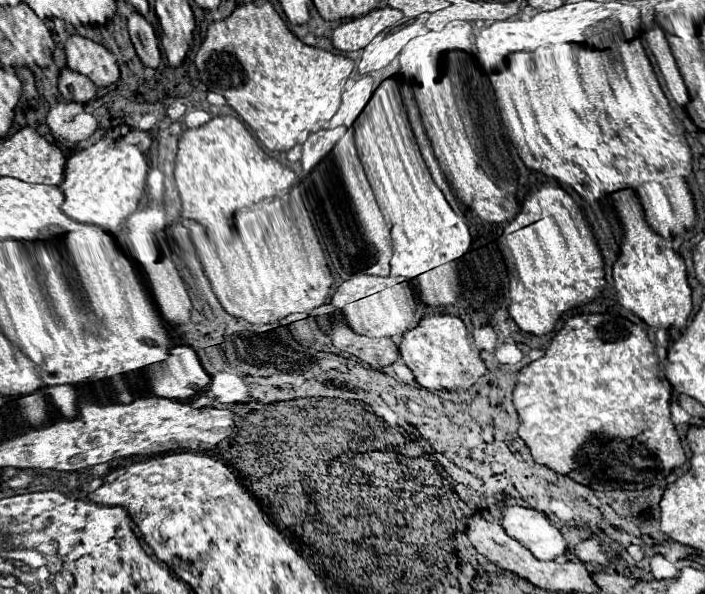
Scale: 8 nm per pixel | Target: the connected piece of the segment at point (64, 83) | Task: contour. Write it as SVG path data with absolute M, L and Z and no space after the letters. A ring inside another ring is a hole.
M70 68L60 70L58 90L64 96L64 100L82 102L82 104L88 102L96 94L96 86L92 84L92 80L80 72L70 70Z

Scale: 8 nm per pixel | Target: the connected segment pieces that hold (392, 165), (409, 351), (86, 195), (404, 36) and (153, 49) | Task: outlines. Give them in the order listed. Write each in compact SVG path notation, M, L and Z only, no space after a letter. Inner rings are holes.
M392 78L378 86L366 110L354 122L353 131L355 146L376 202L388 230L392 230L394 256L390 262L392 275L389 276L404 276L402 278L407 281L414 278L408 282L420 292L417 296L428 306L456 304L460 298L456 263L472 244L470 230L463 216L456 216L440 188L434 184Z
M452 314L424 316L416 328L402 336L400 354L414 372L416 382L428 390L468 390L482 374L486 374L478 348L468 340L464 322Z
M100 138L86 150L80 150L70 156L64 170L64 180L60 190L64 192L62 212L76 222L96 224L110 234L116 234L122 228L122 222L140 208L144 200L148 162L144 154L132 146L122 142L122 138Z
M414 20L414 22L398 26L394 30L380 32L362 50L358 72L360 74L370 74L374 70L380 70L380 68L388 66L412 38L416 38L420 34L426 34L426 32L428 32L428 28L426 28L426 24L422 20Z
M132 12L128 16L128 34L130 34L130 40L136 48L136 54L142 60L142 64L150 66L150 68L158 68L162 56L160 56L156 32L138 12Z

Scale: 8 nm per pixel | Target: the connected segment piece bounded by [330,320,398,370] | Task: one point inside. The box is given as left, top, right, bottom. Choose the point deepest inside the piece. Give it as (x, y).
(378, 352)

